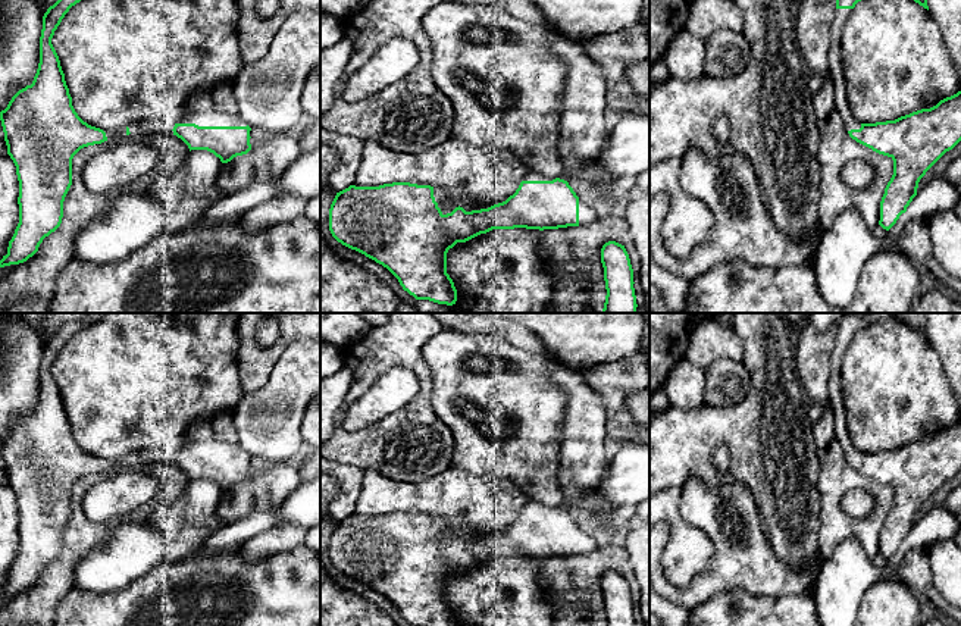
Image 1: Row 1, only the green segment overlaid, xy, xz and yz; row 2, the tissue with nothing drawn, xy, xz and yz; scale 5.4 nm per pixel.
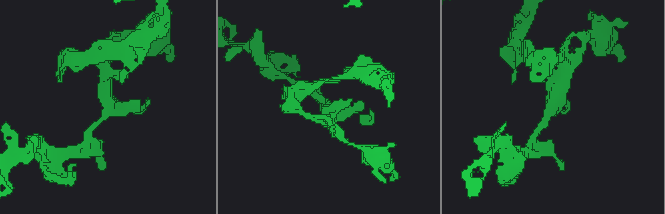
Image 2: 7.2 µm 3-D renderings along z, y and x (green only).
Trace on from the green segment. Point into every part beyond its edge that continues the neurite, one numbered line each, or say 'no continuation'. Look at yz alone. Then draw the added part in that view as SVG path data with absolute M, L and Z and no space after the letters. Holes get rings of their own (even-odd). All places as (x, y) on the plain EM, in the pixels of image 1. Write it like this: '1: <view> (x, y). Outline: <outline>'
1: yz (839, 349). Outline: M835 338L835 344L830 354L830 376L829 376L829 407L835 416L835 435L843 450L846 460L860 458L861 451L852 444L846 426L846 410L843 406L842 388L841 388L841 370L842 361L851 345L852 338Z

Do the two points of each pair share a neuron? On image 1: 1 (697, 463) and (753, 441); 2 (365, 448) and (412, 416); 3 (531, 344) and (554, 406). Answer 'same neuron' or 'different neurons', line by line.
1: same neuron
2: same neuron
3: different neurons

